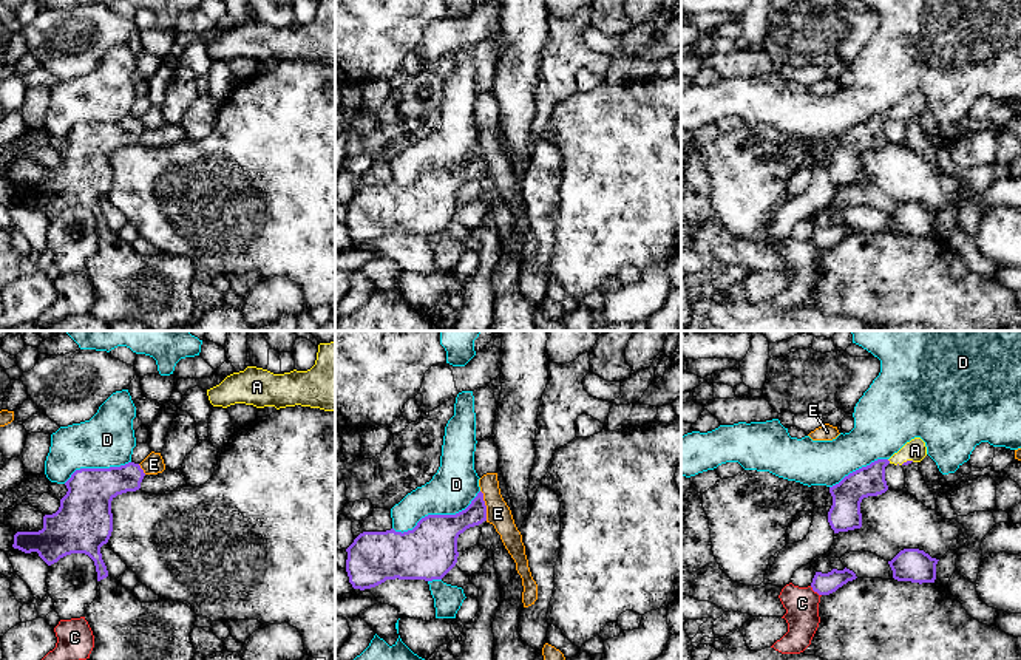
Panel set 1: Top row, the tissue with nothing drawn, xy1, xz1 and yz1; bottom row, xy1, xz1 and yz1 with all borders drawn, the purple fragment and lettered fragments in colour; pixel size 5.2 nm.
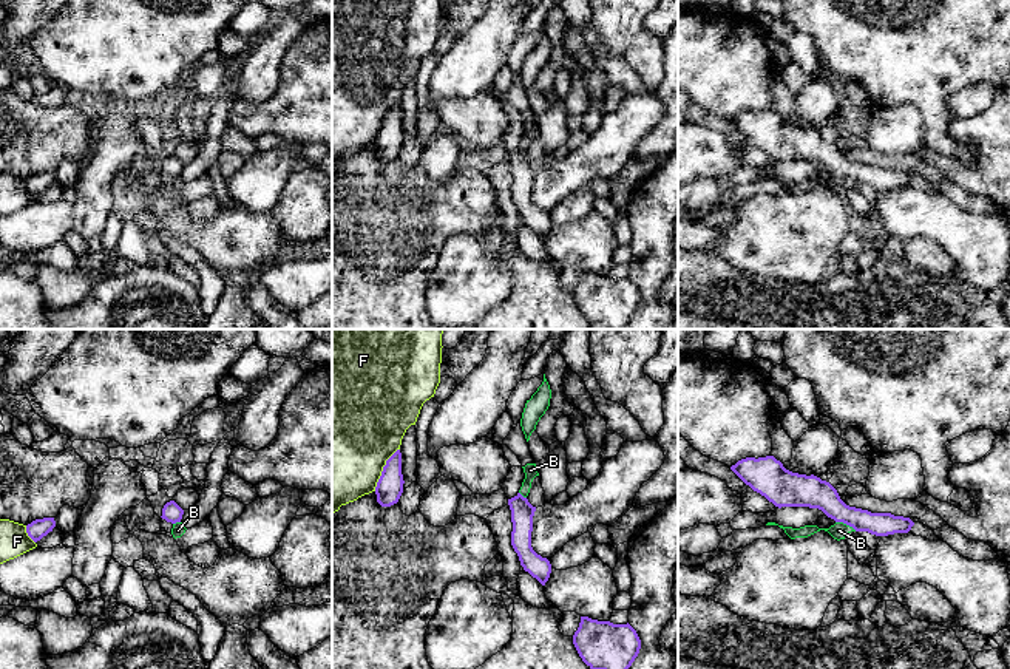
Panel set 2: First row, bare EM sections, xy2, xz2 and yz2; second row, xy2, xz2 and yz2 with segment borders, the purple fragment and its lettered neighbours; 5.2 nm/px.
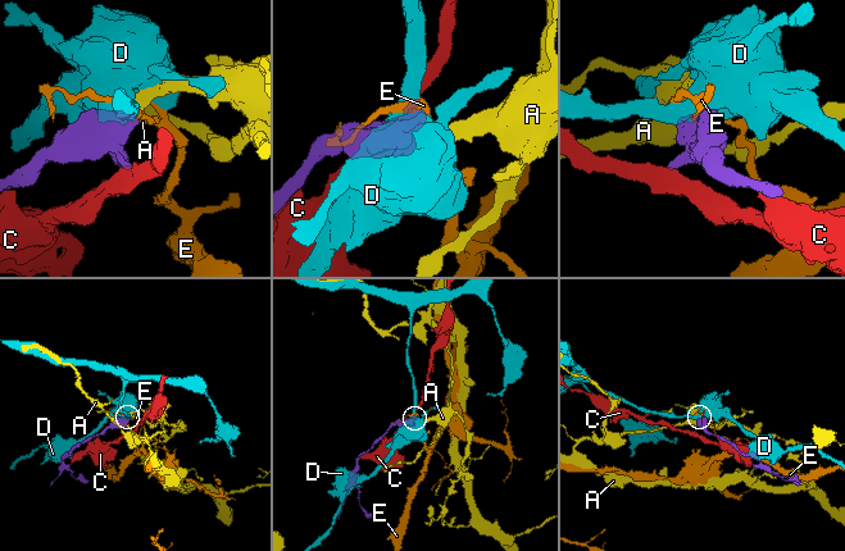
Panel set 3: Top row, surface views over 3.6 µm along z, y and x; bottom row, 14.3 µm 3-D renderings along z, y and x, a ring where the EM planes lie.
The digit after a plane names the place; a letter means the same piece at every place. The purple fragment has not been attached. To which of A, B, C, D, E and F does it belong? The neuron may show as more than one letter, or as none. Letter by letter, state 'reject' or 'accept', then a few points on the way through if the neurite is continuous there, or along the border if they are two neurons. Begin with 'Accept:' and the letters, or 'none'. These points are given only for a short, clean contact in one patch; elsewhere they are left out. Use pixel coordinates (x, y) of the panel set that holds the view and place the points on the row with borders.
Accept: A
A: accept; runs through yz1 (868, 481), (888, 461), (902, 458), (915, 450)
B: reject; border along yz2 (836, 521), (842, 521), (856, 530)
C: reject; border along yz1 (810, 586), (820, 595)
D: reject
E: reject; border along xz1 (481, 490), (487, 520)
F: reject

